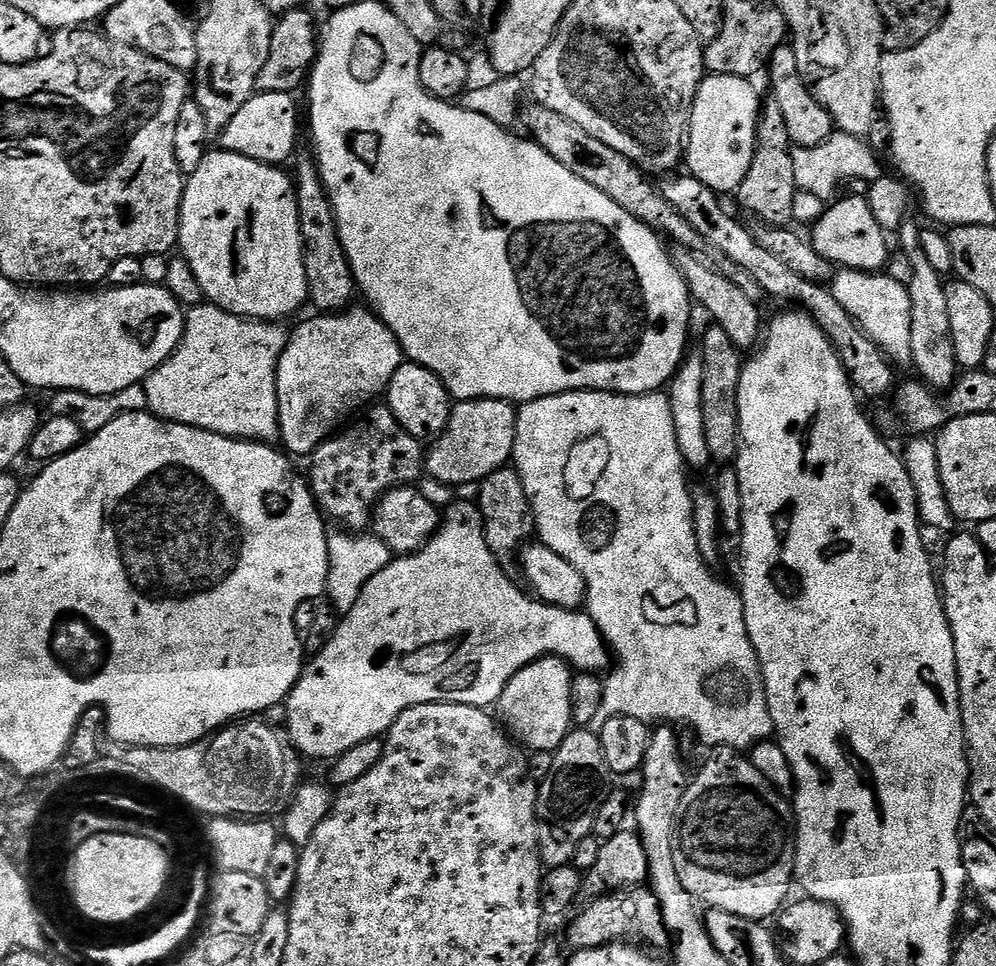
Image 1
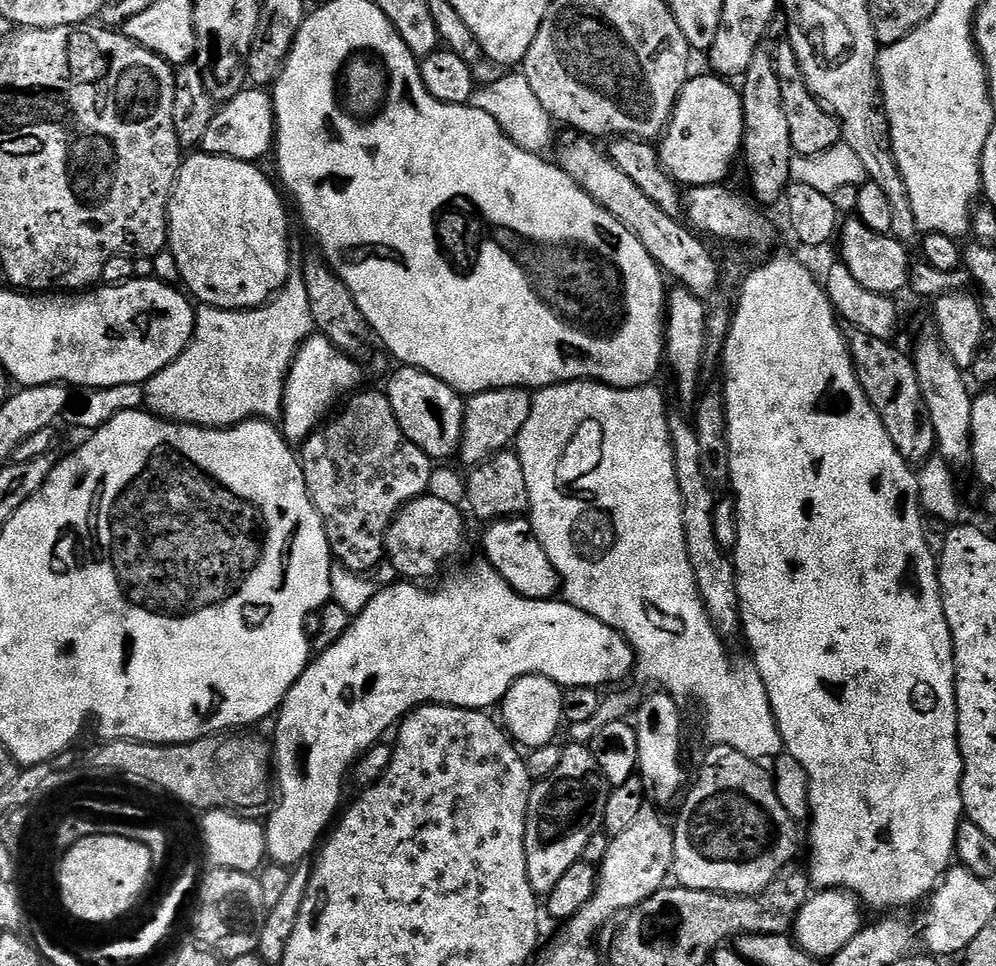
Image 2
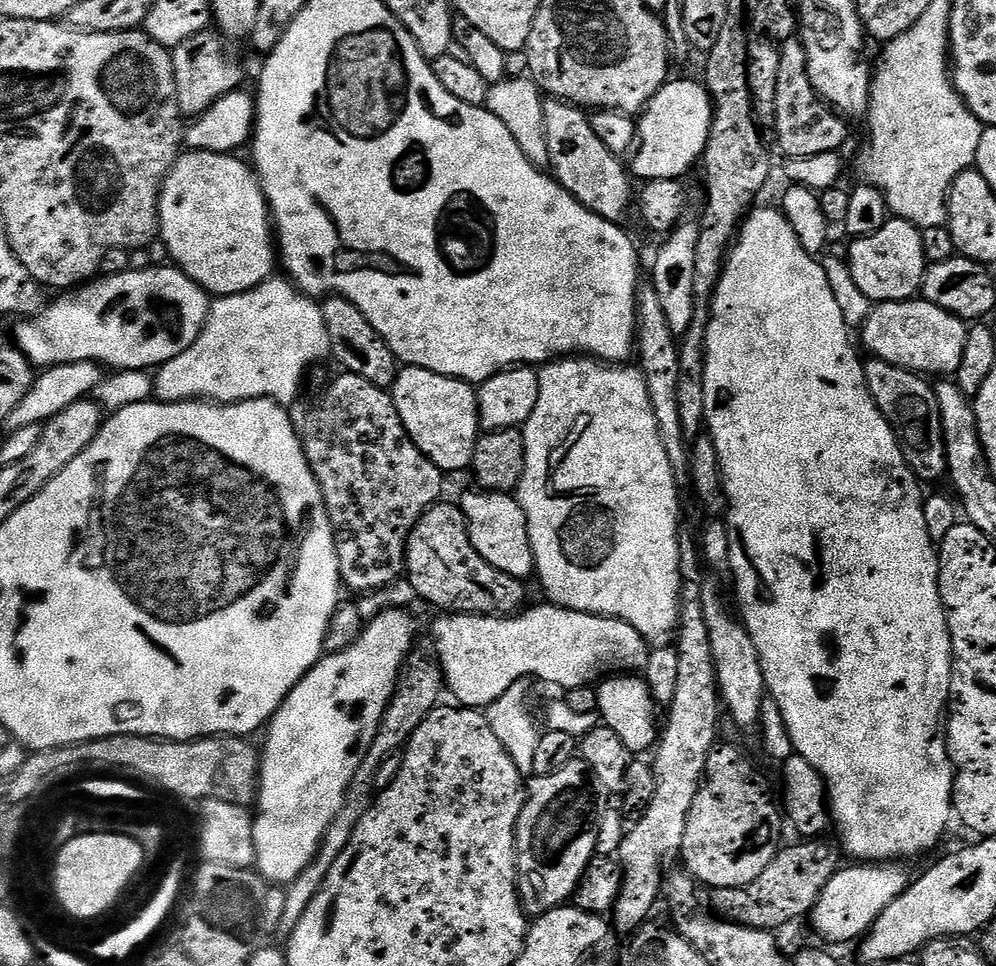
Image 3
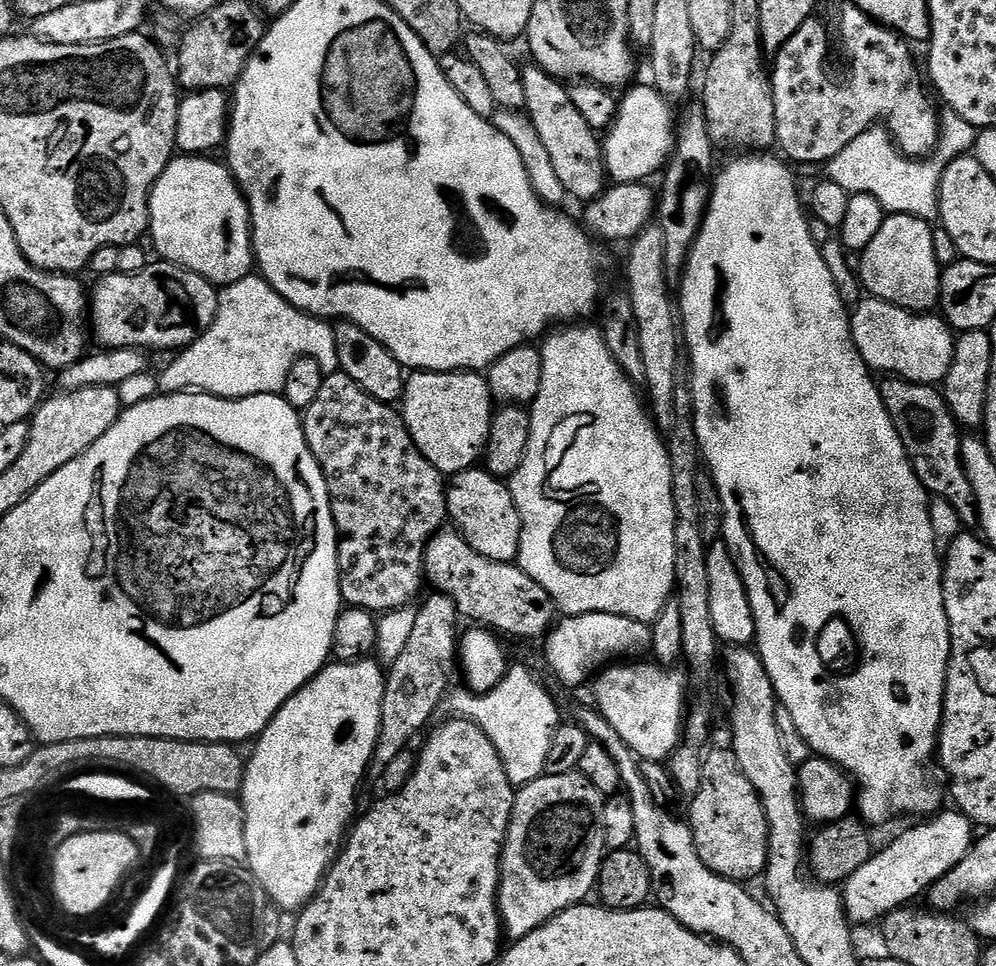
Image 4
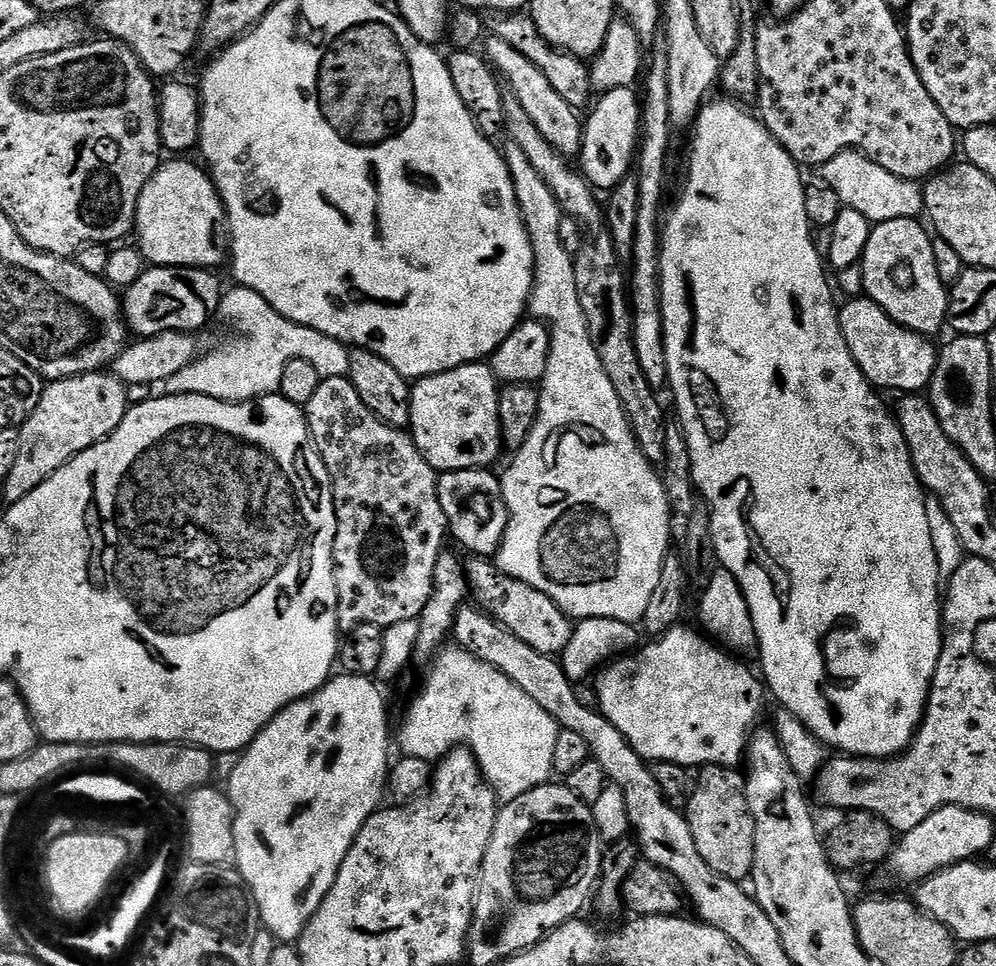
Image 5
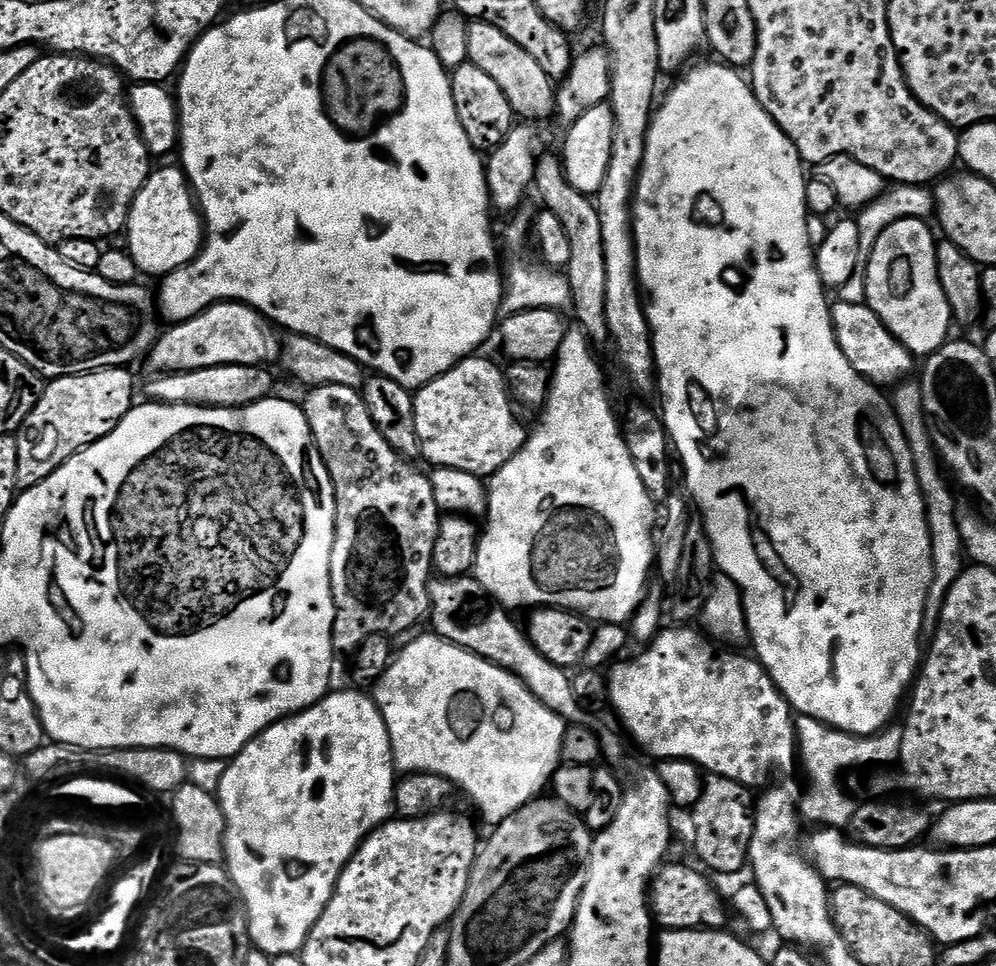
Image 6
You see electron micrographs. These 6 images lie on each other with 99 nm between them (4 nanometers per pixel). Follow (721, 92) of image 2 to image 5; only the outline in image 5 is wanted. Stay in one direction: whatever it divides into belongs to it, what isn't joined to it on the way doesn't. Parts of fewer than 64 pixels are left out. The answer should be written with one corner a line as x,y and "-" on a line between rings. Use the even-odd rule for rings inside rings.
615,88
603,93
591,105
586,119
583,121
584,138
578,157
578,168
585,180
593,189
611,190
625,179
626,168
631,167
638,150
638,137
640,134
641,105
638,103
637,89
-
600,100
600,101
599,101
-
592,112
592,113
591,113
-
580,163
580,164
579,164

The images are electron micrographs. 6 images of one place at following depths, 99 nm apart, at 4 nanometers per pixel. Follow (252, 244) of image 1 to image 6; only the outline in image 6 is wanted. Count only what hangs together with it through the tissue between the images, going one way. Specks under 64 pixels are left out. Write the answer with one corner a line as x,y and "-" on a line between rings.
183,167
160,168
149,175
148,180
142,186
142,190
134,198
132,209
128,215
126,225
126,250
130,258
138,266
138,270
145,277
156,276
163,278
174,270
189,264
195,260
206,239
206,225
202,219
202,213
197,205
195,195
188,183
187,176
184,175

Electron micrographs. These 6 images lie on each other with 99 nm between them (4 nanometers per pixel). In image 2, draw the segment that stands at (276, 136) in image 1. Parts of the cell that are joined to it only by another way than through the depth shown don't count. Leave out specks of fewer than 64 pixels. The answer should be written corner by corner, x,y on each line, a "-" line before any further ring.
248,86
236,93
227,102
221,103
214,114
214,122
206,130
202,148
210,156
229,156
232,160
247,160
260,162
264,155
271,153
276,138
276,108
272,104
272,97
263,87

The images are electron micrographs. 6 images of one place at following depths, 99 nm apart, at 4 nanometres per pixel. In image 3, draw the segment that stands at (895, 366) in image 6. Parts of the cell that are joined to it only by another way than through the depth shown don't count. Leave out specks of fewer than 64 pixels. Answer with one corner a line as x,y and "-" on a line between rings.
923,298
877,303
862,325
869,357
890,362
911,372
933,372
936,378
951,377
958,370
958,366
962,366
968,330
969,325
965,321

